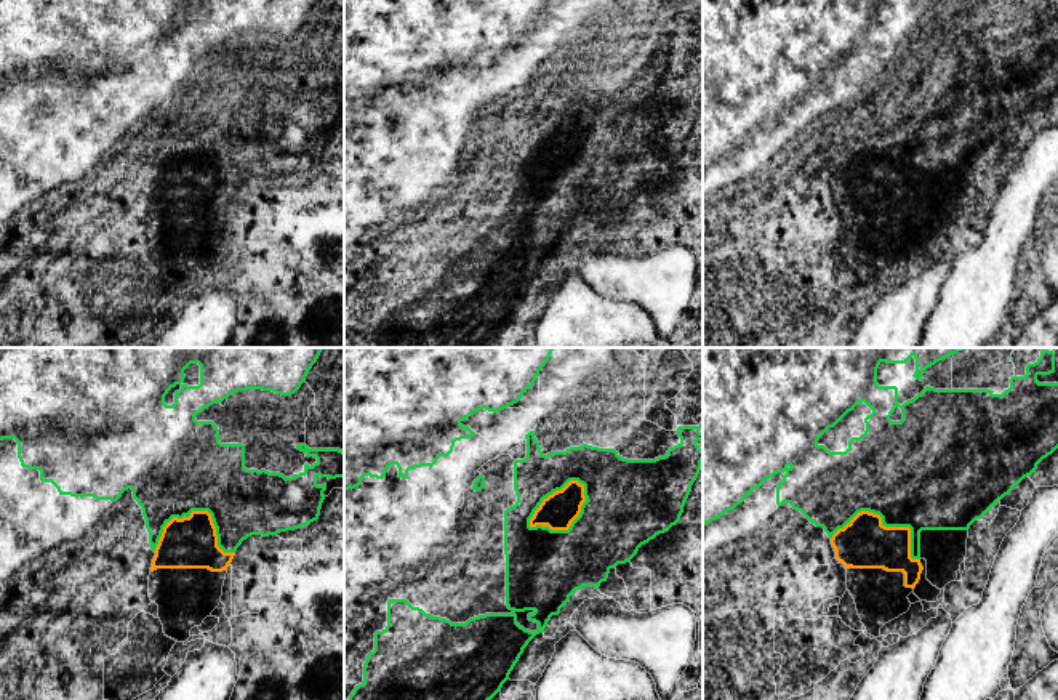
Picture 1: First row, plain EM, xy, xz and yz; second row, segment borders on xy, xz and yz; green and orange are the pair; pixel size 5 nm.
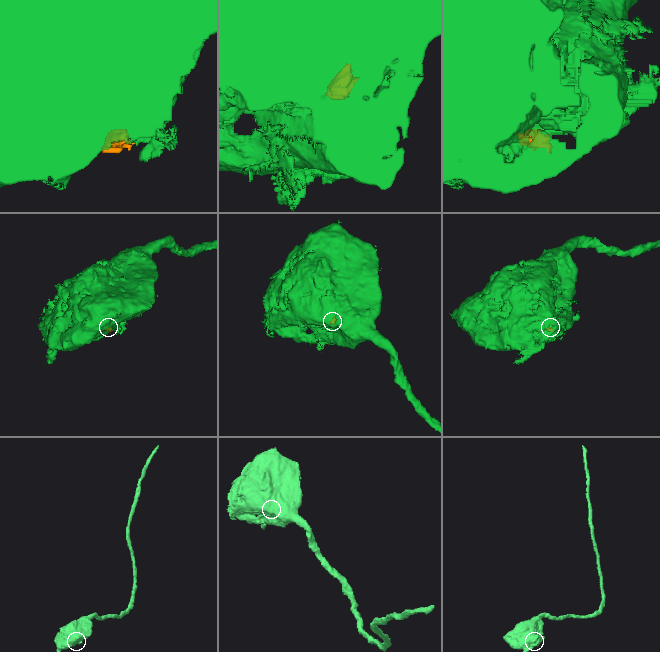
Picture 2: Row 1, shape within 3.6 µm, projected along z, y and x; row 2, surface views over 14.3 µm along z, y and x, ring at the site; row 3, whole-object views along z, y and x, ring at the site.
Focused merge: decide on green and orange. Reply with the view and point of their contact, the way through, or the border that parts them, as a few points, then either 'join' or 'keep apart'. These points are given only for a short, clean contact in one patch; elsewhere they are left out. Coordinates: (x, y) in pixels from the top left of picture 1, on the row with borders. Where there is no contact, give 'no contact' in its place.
meets green in xz at (551, 494); keep apart

